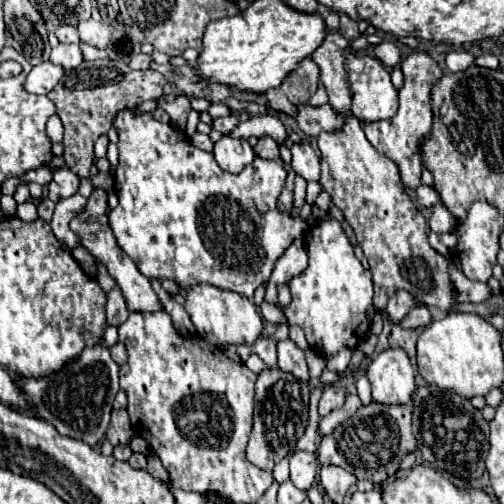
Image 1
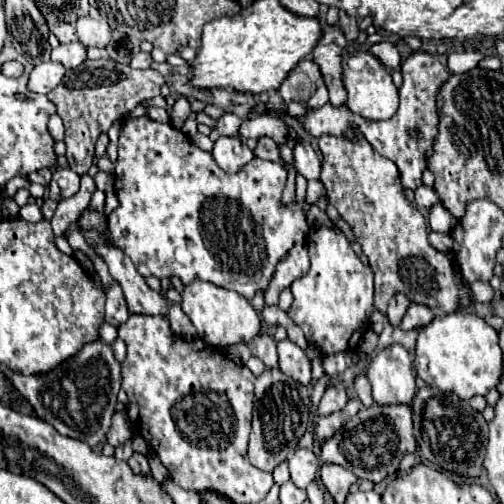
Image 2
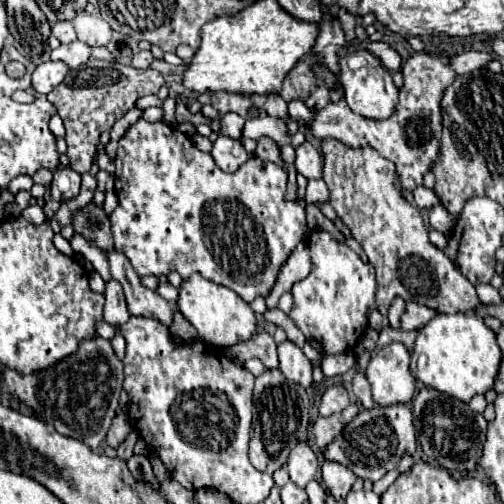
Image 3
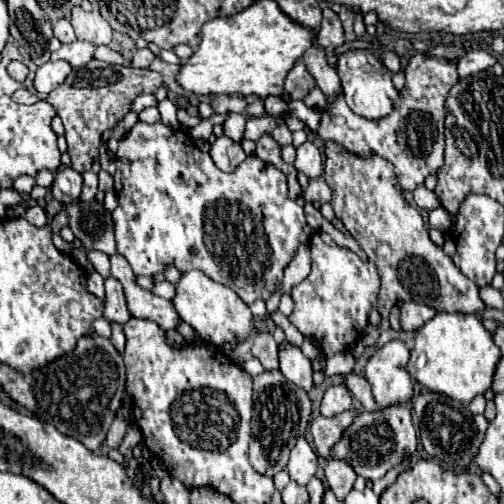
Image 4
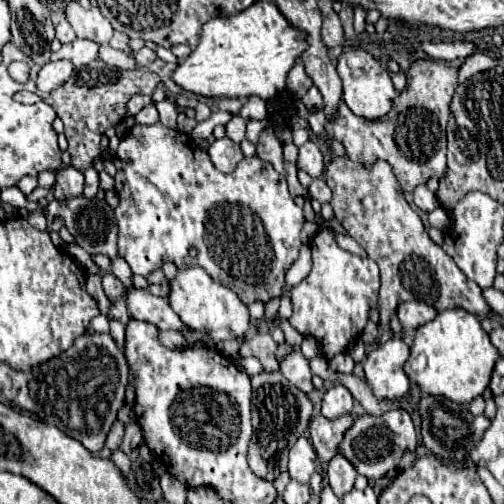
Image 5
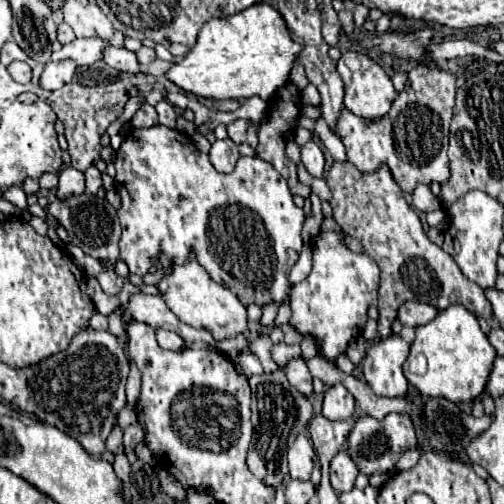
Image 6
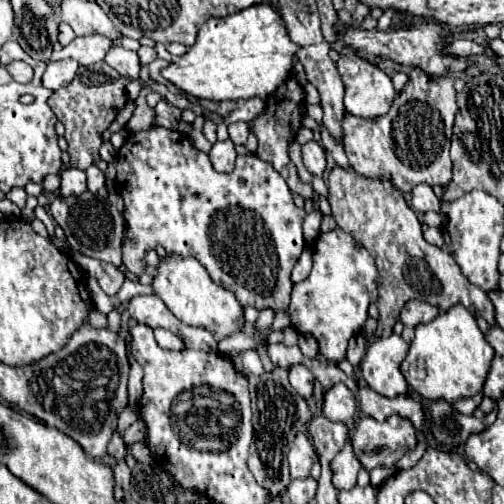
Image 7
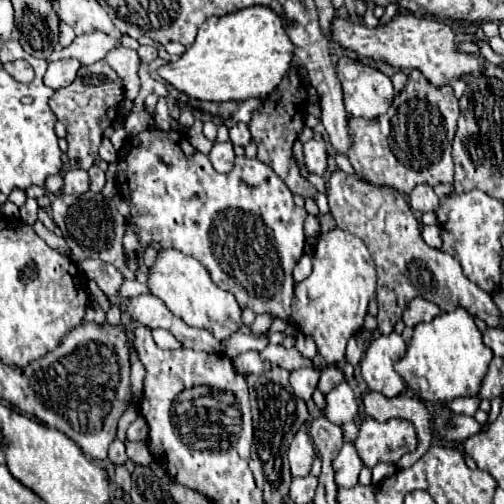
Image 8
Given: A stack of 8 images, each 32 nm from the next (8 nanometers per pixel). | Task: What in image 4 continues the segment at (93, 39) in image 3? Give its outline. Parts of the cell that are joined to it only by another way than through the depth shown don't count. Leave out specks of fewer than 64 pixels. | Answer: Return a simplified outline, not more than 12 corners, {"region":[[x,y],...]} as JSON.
{"region":[[72,8],[70,18],[80,40],[94,46],[112,40],[110,24],[100,12]]}

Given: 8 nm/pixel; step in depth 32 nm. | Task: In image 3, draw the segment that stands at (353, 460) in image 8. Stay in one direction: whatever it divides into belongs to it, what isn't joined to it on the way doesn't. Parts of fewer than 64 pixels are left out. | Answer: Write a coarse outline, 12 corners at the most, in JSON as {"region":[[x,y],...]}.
{"region":[[338,462],[322,464],[322,480],[338,502],[350,492],[356,474]]}

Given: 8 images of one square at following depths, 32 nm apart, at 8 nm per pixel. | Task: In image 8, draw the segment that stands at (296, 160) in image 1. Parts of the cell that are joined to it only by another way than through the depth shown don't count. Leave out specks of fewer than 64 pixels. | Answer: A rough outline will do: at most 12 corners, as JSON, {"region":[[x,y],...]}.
{"region":[[326,140],[304,144],[304,164],[322,176],[328,158]]}

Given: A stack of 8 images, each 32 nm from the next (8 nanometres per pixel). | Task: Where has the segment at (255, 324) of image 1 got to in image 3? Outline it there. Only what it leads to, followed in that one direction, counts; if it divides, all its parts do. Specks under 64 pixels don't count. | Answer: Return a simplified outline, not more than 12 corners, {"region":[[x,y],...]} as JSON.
{"region":[[200,274],[178,308],[212,346],[250,340],[256,312]]}

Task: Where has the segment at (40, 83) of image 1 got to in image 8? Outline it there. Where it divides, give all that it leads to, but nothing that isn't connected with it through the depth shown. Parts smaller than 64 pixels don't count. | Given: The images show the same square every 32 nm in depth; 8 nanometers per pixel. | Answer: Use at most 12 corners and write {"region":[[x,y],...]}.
{"region":[[74,58],[50,62],[44,84],[58,90],[76,78]]}

